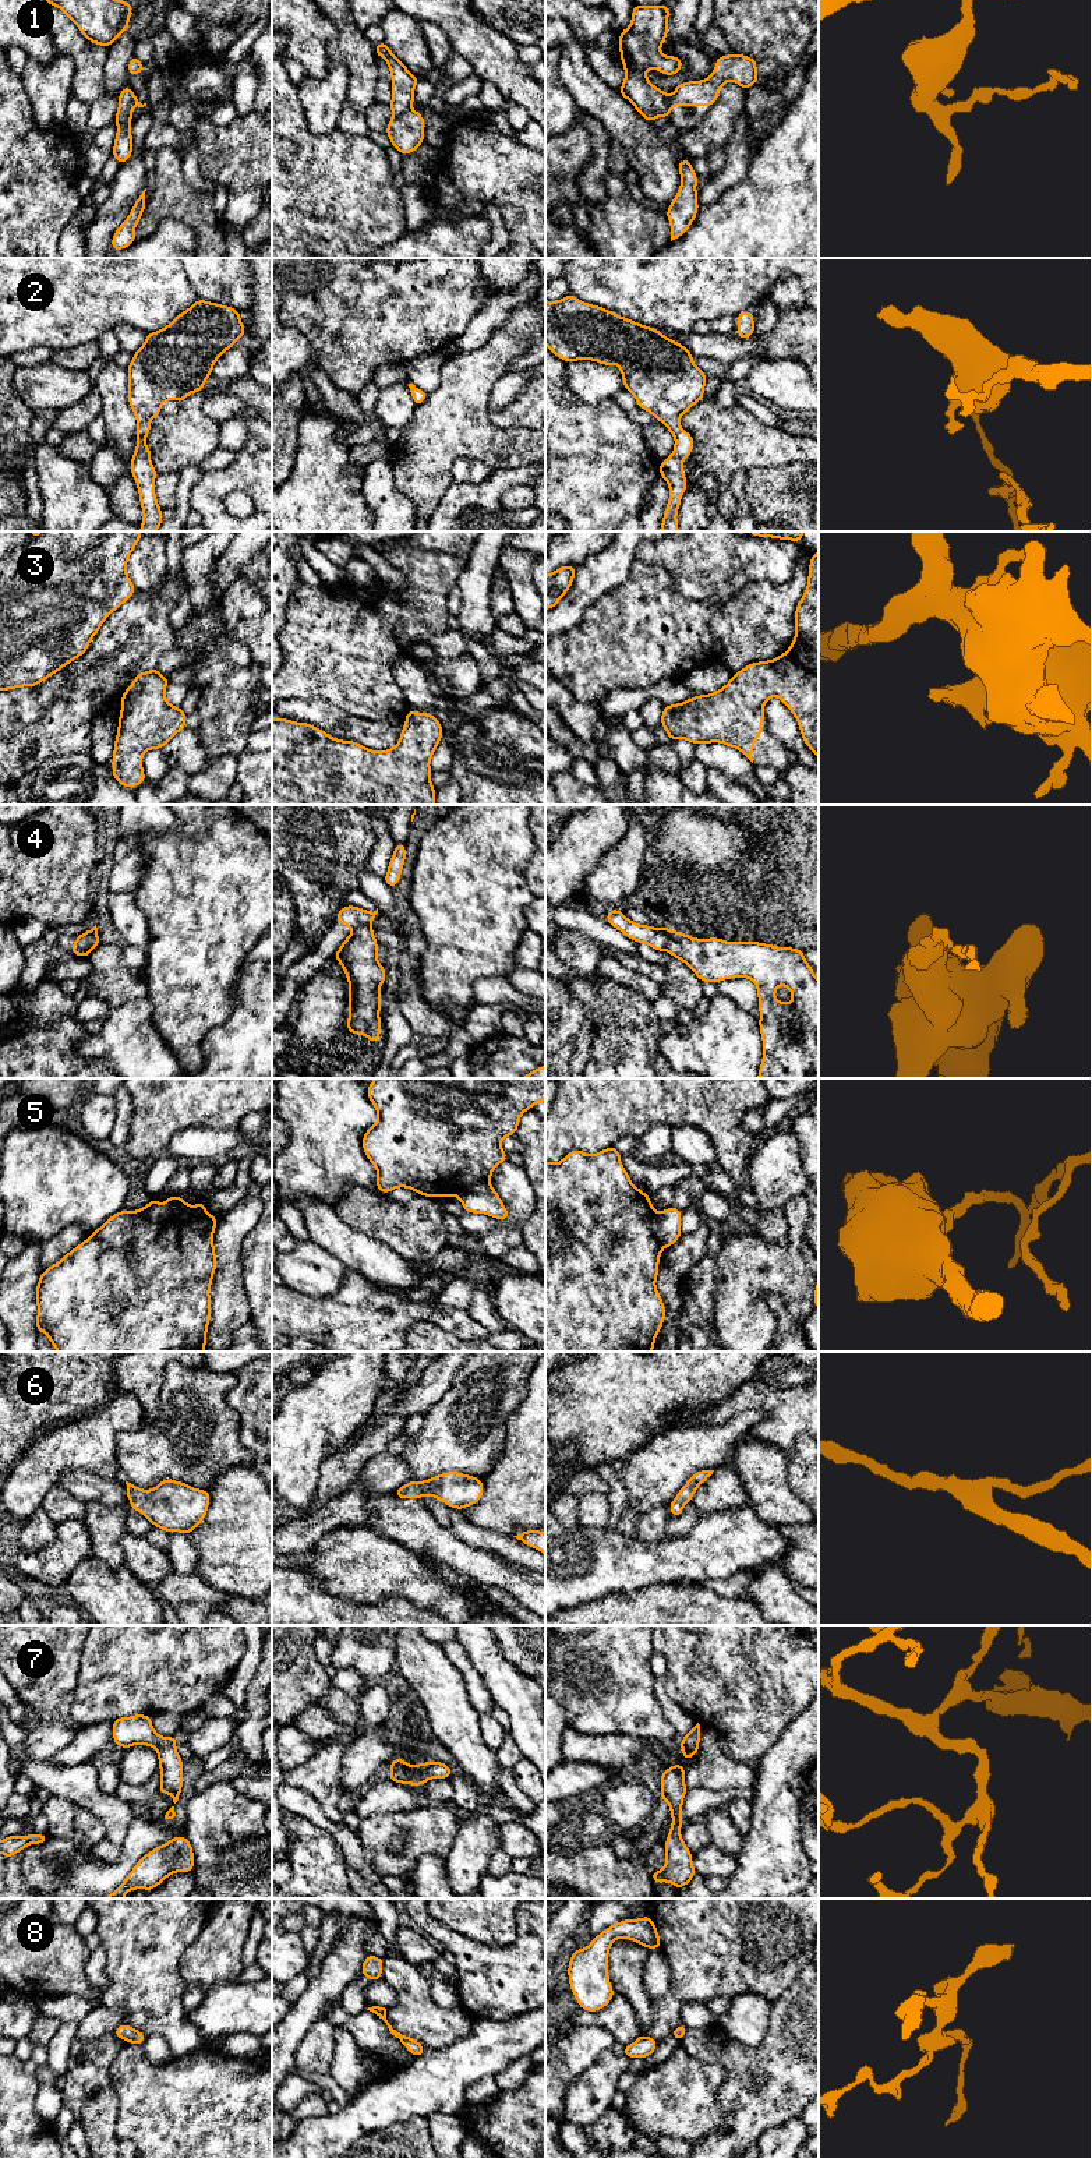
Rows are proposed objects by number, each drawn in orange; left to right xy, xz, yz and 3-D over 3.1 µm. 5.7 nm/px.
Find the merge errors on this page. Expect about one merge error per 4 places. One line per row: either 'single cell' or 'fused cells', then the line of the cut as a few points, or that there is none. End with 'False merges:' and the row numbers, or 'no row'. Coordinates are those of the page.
1: fused cells; cut xz (409, 108), (400, 115), (393, 116)
2: single cell; cut none
3: single cell; cut none
4: fused cells; cut yz (672, 931), (664, 949)
5: fused cells; cut yz (654, 1211), (651, 1232), (663, 1247)
6: single cell; cut none
7: single cell; cut none
8: single cell; cut none
False merges: 1, 4, 5

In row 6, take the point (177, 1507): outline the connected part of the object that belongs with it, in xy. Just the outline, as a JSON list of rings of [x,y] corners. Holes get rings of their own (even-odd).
[[[162,1480],[155,1488],[142,1490],[126,1481],[131,1509],[139,1511],[152,1526],[169,1534],[190,1534],[205,1518],[209,1507],[209,1491],[198,1490],[183,1481]]]

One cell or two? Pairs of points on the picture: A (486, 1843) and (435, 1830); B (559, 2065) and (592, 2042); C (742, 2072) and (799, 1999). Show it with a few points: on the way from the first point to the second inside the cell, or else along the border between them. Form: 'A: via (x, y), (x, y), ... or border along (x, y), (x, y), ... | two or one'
A: border along (463, 1821), (451, 1850), (444, 1857) | two
B: via (568, 2059), (583, 2045) | one
C: via (762, 2056), (799, 2019) | one

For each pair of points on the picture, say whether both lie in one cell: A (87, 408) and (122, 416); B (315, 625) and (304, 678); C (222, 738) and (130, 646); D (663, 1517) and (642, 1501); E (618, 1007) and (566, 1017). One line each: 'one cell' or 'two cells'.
A: two cells
B: one cell
C: two cells
D: two cells
E: two cells

